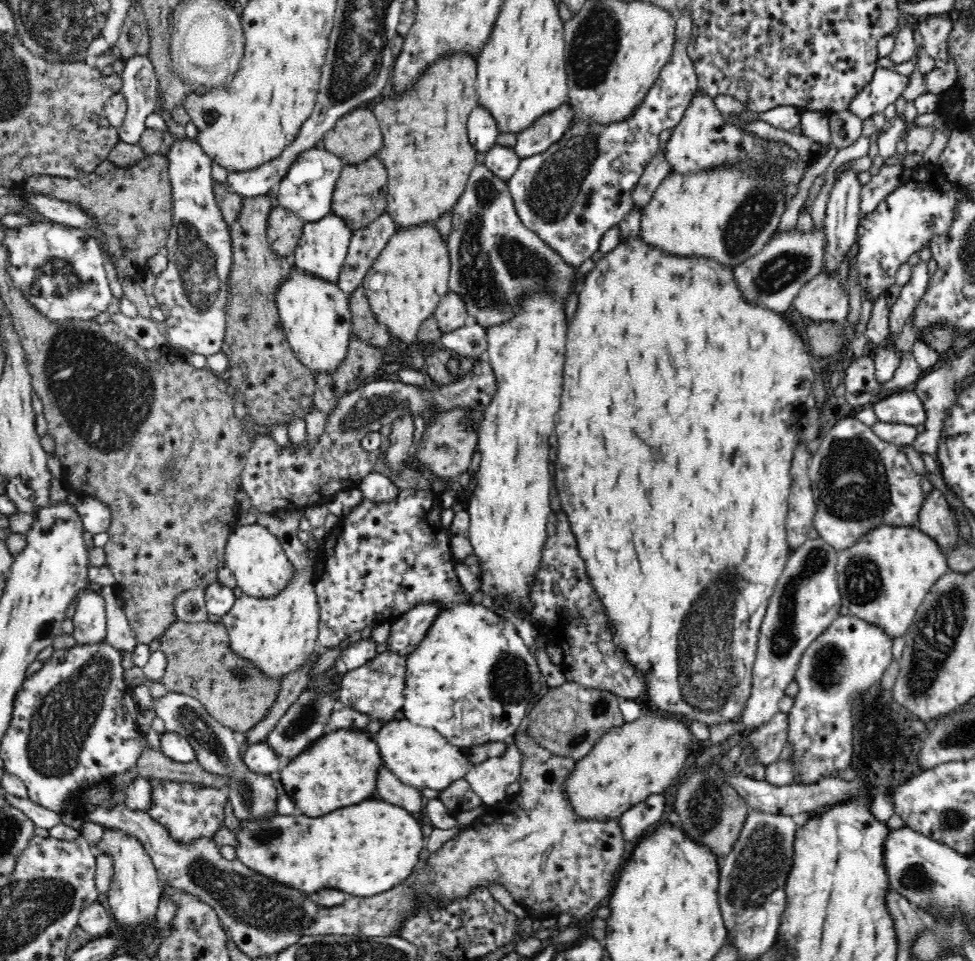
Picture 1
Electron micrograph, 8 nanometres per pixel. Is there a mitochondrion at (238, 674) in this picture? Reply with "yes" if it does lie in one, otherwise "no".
yes

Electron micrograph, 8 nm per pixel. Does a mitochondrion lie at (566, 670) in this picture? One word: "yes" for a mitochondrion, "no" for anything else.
no

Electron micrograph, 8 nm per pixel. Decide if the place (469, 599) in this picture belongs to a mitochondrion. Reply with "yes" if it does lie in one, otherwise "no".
no

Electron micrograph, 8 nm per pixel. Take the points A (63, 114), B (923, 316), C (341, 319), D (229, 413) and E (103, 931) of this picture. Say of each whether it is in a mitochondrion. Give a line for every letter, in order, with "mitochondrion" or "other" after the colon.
A: other
B: other
C: other
D: other
E: other

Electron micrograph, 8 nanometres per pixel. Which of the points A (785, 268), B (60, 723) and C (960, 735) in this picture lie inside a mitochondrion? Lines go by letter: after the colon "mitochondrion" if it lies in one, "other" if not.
A: mitochondrion
B: mitochondrion
C: mitochondrion

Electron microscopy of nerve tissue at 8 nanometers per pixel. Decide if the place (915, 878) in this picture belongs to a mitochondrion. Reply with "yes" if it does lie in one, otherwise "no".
yes

